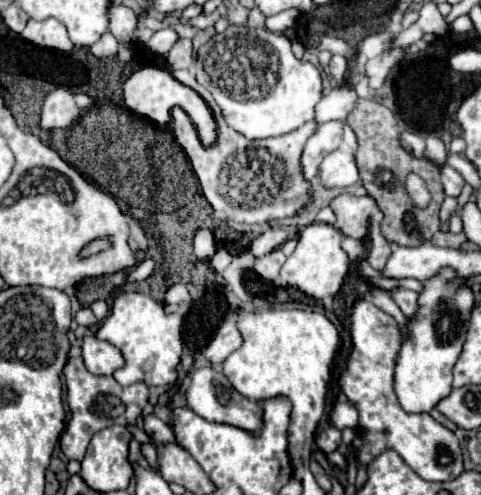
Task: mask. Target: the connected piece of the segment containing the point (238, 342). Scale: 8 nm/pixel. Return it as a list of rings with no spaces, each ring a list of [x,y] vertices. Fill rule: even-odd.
[[[227,319],[217,335],[213,337],[213,341],[205,347],[203,355],[211,361],[211,363],[223,363],[233,351],[237,351],[243,345],[243,335],[237,329],[237,323],[233,319]]]

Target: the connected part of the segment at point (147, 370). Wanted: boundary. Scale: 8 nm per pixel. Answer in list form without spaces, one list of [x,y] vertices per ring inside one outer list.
[[[133,291],[117,295],[109,317],[101,321],[97,331],[97,339],[115,345],[125,357],[125,367],[115,371],[113,377],[121,385],[147,383],[153,387],[150,403],[157,403],[159,396],[171,390],[178,379],[177,365],[184,345],[181,325],[183,317],[179,313],[165,313],[163,305],[155,303],[149,295]]]

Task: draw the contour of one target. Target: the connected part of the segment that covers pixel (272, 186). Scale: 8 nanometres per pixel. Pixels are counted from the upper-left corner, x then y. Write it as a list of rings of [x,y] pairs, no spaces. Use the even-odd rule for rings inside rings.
[[[183,69],[183,71],[173,71],[171,75],[179,83],[197,91],[207,101],[219,125],[217,143],[211,149],[205,149],[197,137],[197,131],[189,115],[183,109],[171,111],[173,133],[177,133],[175,139],[185,149],[189,161],[193,163],[193,171],[199,179],[203,195],[207,197],[207,201],[211,203],[215,211],[215,217],[219,217],[221,221],[231,219],[237,223],[259,223],[261,225],[261,223],[269,223],[269,221],[283,219],[283,217],[295,217],[299,215],[299,211],[311,205],[311,183],[303,177],[301,155],[303,155],[303,147],[307,139],[317,129],[315,121],[309,121],[303,127],[287,135],[281,135],[281,137],[251,141],[225,123],[219,105],[215,103],[210,92],[195,79],[191,71]]]

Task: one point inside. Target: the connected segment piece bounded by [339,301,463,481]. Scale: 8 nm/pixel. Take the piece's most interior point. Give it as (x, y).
(433, 452)

